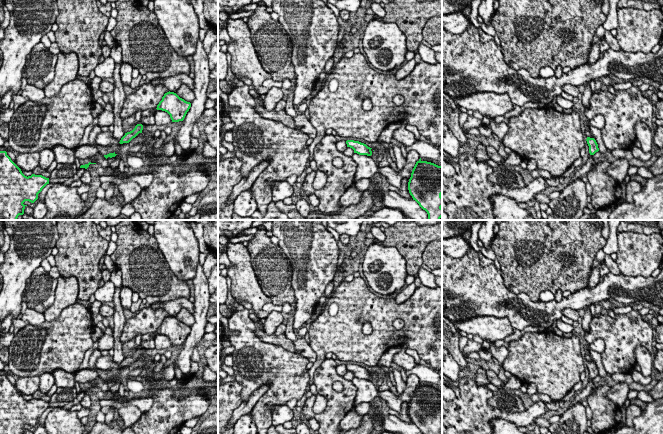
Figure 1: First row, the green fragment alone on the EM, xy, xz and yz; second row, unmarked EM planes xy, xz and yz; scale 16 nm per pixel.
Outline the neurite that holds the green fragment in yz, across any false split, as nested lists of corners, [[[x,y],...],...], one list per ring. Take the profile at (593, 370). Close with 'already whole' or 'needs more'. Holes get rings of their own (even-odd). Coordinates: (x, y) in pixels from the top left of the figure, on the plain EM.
[[[587,361],[586,365],[589,370],[590,379],[594,379],[596,376],[599,375],[598,368],[594,362]]]; already whole

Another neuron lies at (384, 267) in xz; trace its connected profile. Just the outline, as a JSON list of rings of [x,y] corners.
[[[371,244],[362,270],[368,285],[377,293],[391,296],[406,284],[406,260],[395,247]]]

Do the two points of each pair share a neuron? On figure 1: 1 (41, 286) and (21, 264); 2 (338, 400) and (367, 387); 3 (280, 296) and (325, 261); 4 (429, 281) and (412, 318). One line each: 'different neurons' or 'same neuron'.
1: different neurons
2: different neurons
3: different neurons
4: different neurons

